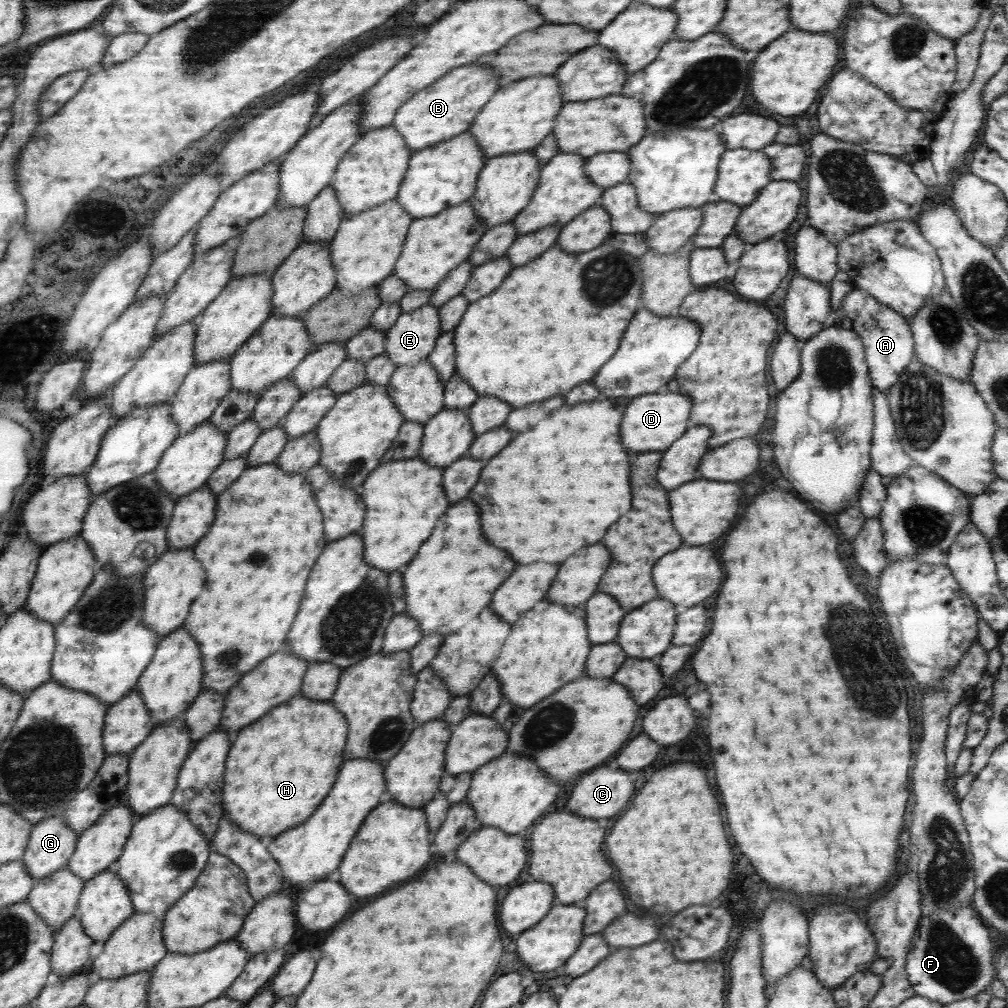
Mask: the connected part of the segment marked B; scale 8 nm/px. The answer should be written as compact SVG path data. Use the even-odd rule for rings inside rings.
M480 60L462 64L411 96L396 112L391 125L400 132L412 151L450 140L452 136L469 130L474 117L492 98L498 86L498 74L486 64L480 66Z

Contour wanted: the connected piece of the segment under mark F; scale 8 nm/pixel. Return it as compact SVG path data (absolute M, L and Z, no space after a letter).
M971 904L927 913L918 921L905 964L912 990L944 1005L986 990L995 979L991 934L992 929L982 922Z

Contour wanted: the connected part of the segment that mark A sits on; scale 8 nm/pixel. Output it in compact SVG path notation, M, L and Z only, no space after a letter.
M853 287L842 298L842 304L837 310L832 309L827 316L827 324L846 323L853 332L862 338L865 346L865 359L874 389L887 392L898 381L898 375L908 368L908 363L915 358L913 335L909 319L902 317L894 309L882 305L868 292Z

